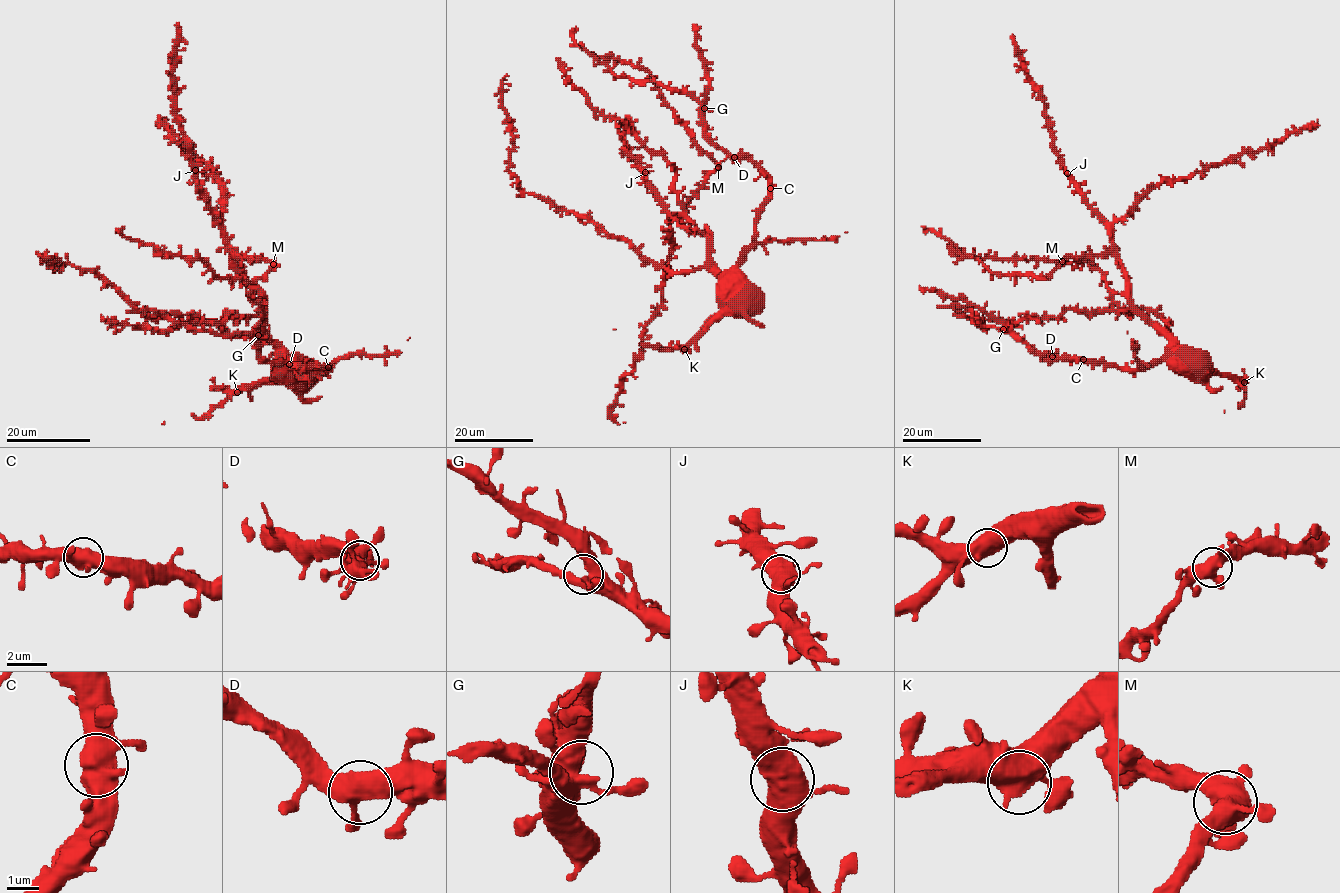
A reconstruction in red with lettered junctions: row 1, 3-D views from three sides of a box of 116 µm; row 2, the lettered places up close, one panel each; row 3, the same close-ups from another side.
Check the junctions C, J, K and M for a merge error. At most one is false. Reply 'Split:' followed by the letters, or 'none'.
Split: none

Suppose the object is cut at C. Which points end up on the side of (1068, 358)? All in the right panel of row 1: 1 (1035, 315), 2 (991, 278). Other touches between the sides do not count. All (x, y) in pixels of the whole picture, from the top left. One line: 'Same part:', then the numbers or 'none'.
Same part: none

